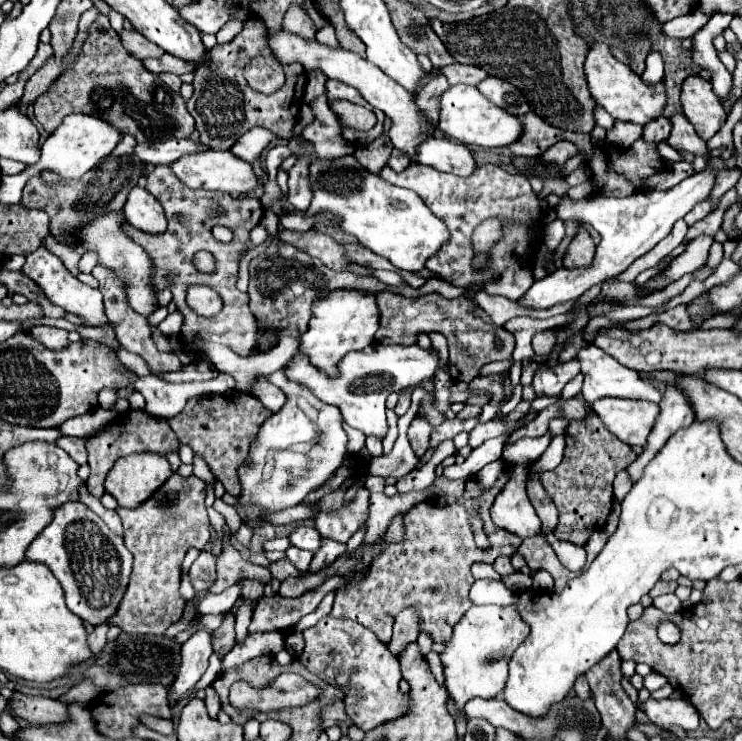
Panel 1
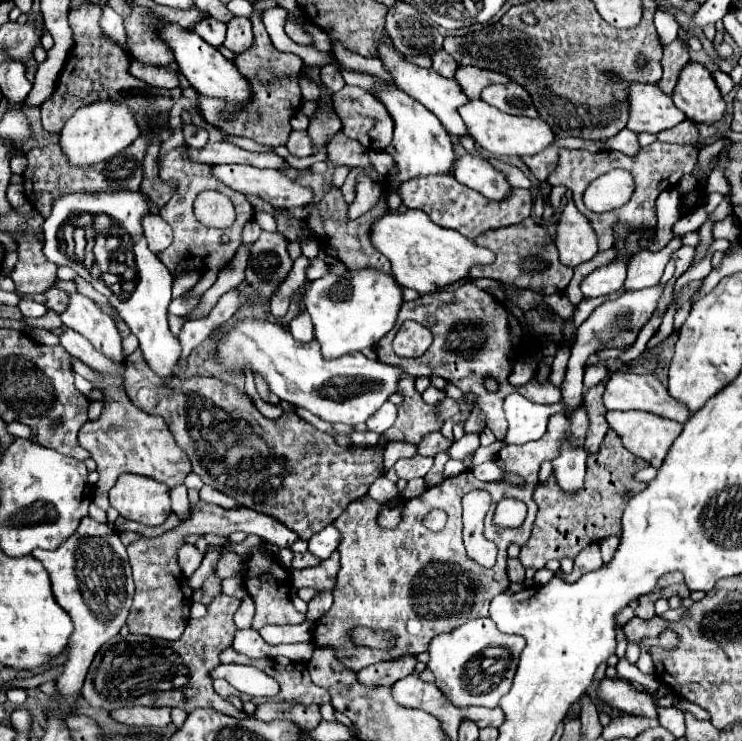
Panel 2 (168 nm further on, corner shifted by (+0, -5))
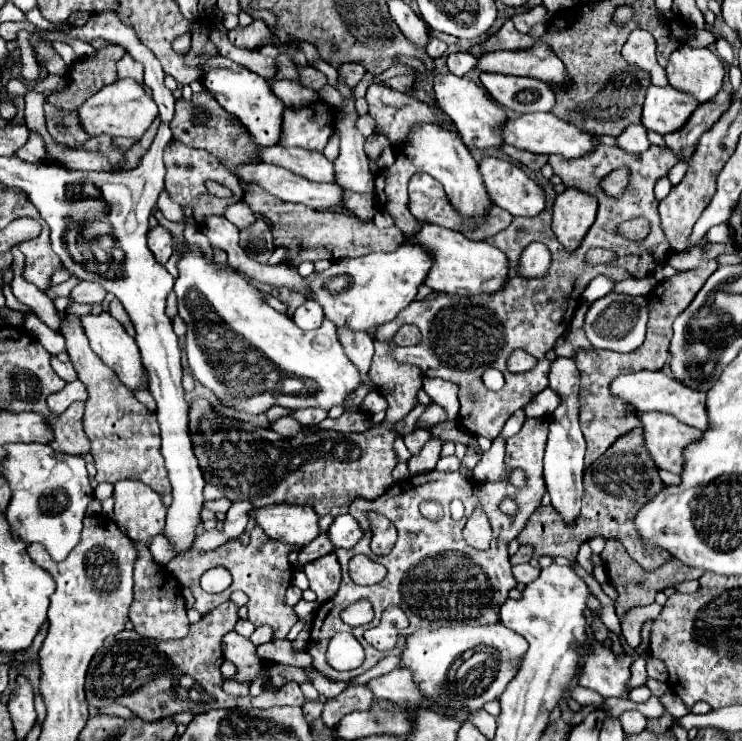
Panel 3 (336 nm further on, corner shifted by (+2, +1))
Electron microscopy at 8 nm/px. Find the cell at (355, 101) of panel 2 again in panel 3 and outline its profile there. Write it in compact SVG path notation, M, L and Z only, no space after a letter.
M372 84L366 92L366 100L368 100L368 106L370 106L370 116L374 118L376 122L376 128L378 130L384 130L386 138L390 140L390 144L394 146L402 146L406 140L408 140L408 134L410 130L416 126L416 124L436 124L436 126L442 126L446 120L452 124L452 120L440 110L440 108L434 108L432 104L426 104L426 102L420 102L416 100L414 96L410 94L400 94L396 90L388 90L386 86L382 84Z

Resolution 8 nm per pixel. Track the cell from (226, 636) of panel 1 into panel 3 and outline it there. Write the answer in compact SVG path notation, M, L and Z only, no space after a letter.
M224 602L206 614L182 640L160 642L140 638L134 630L122 630L114 638L106 638L104 646L96 652L86 674L86 700L90 706L108 706L112 702L126 706L136 718L154 722L178 712L202 714L214 708L272 708L272 706L302 706L306 702L296 682L284 684L278 692L260 692L258 696L230 696L222 690L224 678L220 676L222 664L222 636L234 630L238 622L238 606Z

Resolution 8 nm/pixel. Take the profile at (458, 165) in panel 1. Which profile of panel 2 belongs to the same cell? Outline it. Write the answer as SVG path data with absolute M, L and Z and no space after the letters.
M464 154L454 160L454 168L450 172L460 184L484 194L490 200L502 200L510 194L510 186L502 172L494 170L486 160Z

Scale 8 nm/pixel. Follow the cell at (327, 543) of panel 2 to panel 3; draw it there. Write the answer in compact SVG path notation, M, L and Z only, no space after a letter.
M344 514L334 520L334 524L328 530L328 536L332 544L338 548L352 548L356 546L356 542L360 542L360 538L364 536L364 530L350 514Z

